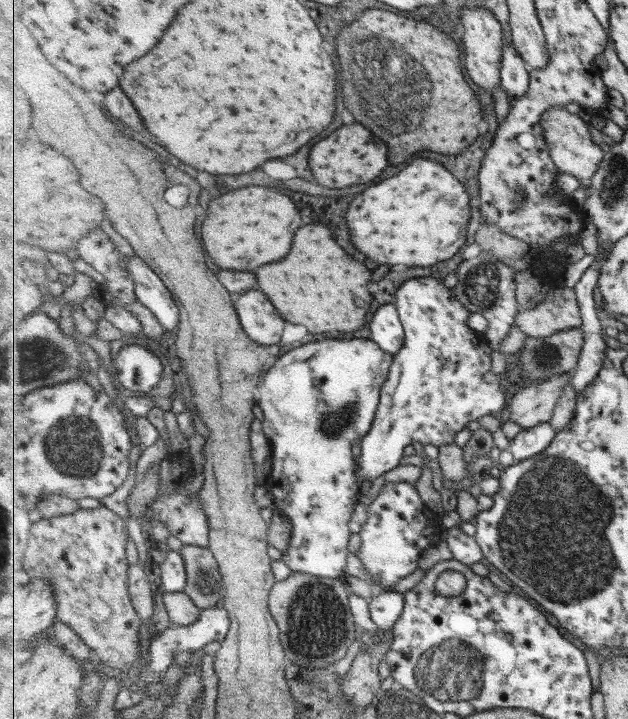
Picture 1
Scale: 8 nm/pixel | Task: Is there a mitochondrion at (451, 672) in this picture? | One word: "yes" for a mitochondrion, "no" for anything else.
yes

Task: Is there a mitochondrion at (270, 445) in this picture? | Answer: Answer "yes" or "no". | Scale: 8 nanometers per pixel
no

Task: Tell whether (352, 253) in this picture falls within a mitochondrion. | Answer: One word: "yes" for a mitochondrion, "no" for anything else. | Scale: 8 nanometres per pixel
no

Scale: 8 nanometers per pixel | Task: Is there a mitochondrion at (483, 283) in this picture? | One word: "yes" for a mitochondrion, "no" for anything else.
yes

